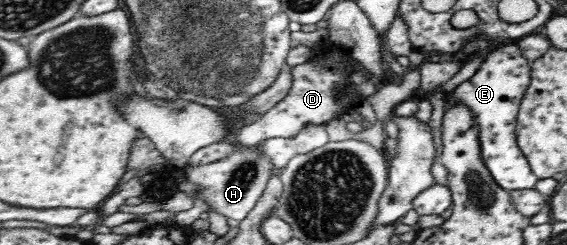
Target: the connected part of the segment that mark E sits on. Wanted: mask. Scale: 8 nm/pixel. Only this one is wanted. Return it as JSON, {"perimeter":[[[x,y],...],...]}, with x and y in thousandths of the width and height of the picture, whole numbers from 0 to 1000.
{"perimeter":[[[907,167],[901,180],[877,180],[859,204],[852,257],[825,331],[806,351],[794,384],[776,392],[783,457],[801,429],[825,441],[829,473],[834,473],[834,510],[841,518],[848,653],[869,735],[885,776],[898,784],[942,771],[942,751],[949,739],[929,641],[915,604],[910,555],[919,416],[935,339],[935,249],[924,229],[922,200],[912,184],[912,167]]]}

